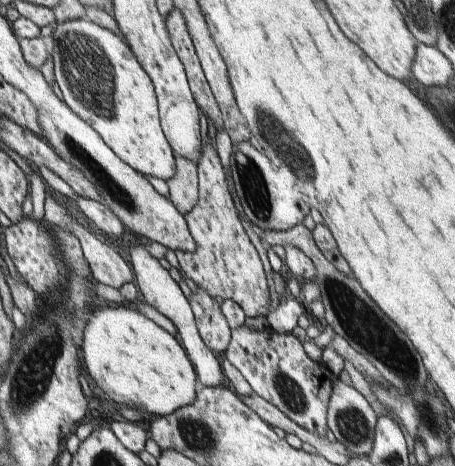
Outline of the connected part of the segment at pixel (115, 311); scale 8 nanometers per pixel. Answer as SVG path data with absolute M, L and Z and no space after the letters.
M127 304L104 306L104 308L92 307L88 316L85 340L81 349L83 365L94 384L103 390L116 406L128 406L162 417L194 402L194 396L197 396L196 382L199 382L197 372L194 372L188 360L189 356L186 356L186 352L172 334L168 334L164 328L160 328L144 314L140 314L134 306Z

